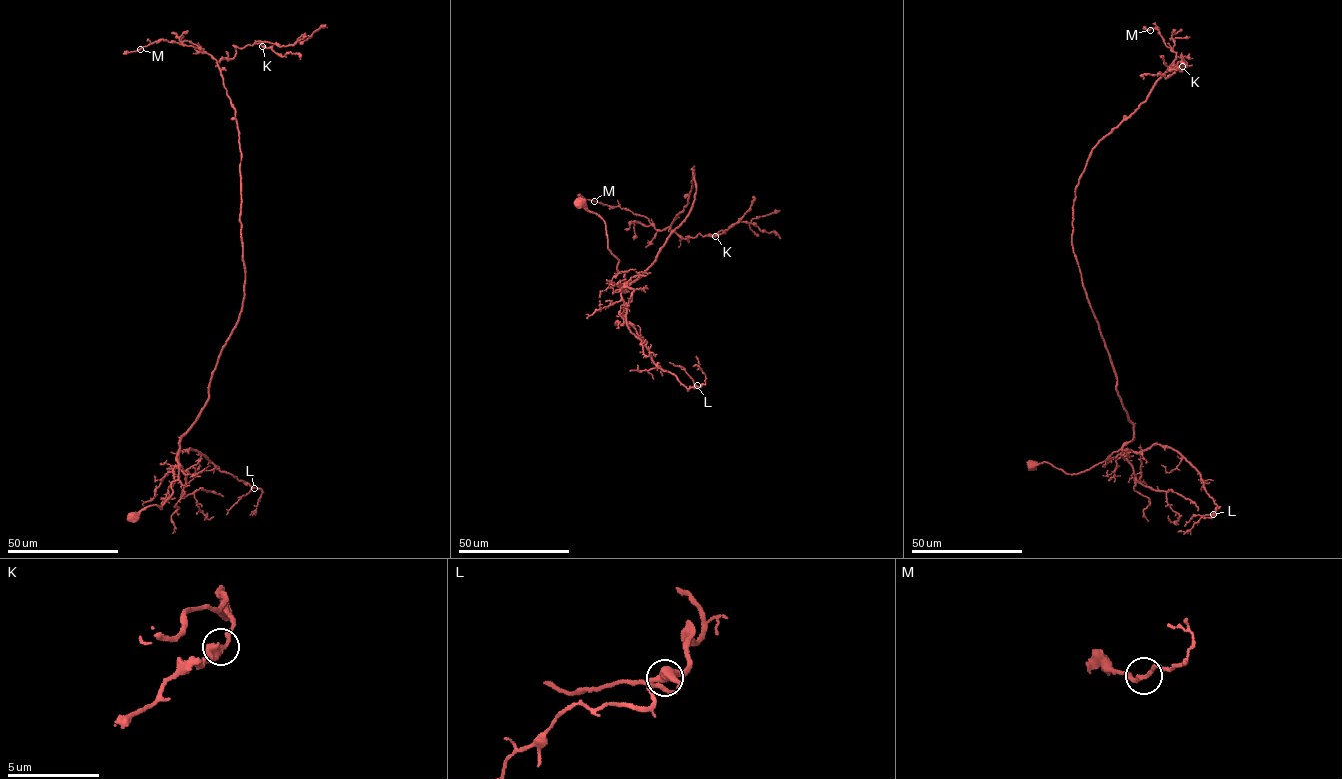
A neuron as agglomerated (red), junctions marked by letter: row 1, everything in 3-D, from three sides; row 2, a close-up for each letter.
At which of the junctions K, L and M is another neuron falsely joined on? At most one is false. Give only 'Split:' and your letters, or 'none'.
Split: none

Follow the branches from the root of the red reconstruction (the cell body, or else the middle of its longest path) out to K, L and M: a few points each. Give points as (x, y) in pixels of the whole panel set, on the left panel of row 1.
K: (132, 518), (172, 493), (179, 439), (242, 308), (241, 153), (218, 63), (262, 46)
L: (132, 518), (150, 506), (161, 509), (172, 493), (179, 451), (194, 449), (254, 488)
M: (132, 518), (172, 493), (179, 439), (209, 398), (245, 280), (241, 153), (219, 65), (164, 39), (140, 49)

